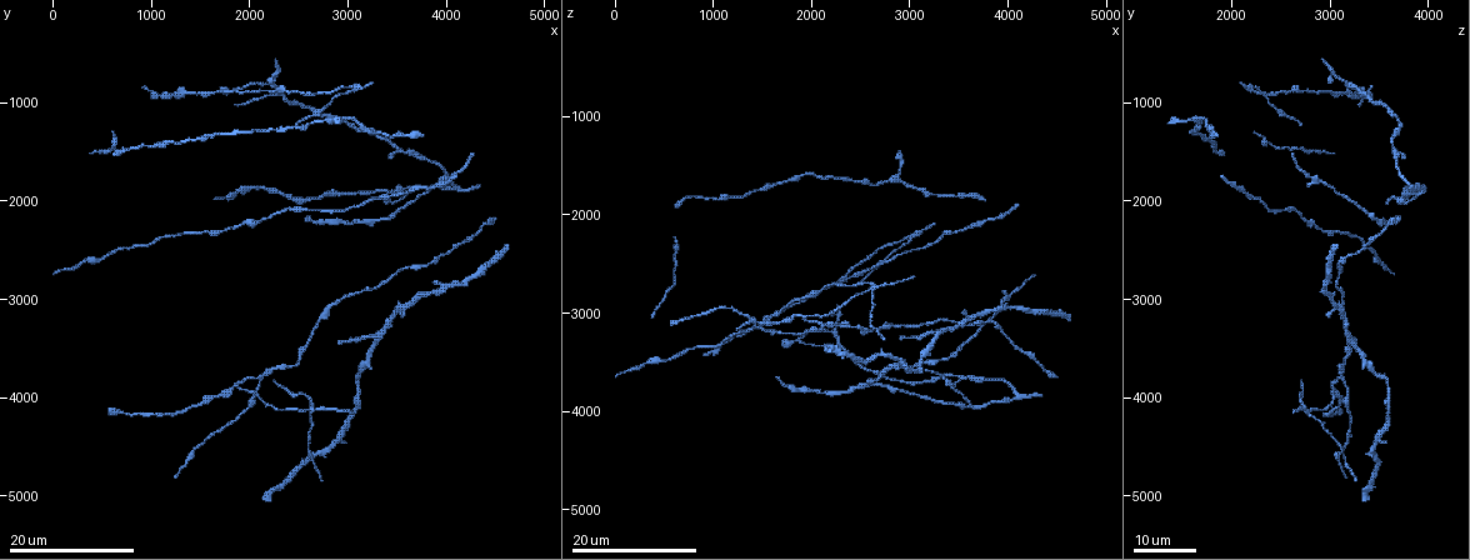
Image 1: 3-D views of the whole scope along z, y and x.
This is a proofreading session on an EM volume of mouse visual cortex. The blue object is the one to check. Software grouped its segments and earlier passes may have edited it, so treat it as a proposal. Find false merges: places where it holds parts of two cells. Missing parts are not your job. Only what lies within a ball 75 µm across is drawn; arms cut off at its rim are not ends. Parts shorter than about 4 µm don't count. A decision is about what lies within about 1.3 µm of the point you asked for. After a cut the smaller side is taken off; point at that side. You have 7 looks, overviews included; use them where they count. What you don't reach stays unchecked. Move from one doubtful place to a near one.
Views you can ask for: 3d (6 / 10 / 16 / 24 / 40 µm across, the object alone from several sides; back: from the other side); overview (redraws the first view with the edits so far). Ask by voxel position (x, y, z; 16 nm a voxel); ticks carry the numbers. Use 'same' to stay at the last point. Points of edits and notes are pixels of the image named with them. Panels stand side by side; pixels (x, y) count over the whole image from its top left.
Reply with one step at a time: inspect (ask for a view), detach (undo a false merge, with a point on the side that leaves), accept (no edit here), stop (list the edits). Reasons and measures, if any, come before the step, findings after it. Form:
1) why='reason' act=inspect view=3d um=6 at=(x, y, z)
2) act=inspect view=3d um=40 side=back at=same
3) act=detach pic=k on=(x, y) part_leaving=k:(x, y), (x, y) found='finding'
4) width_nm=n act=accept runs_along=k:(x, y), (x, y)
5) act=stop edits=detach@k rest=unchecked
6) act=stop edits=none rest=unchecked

act=inspect view=3d um=24 at=(2080, 3800, 3160)

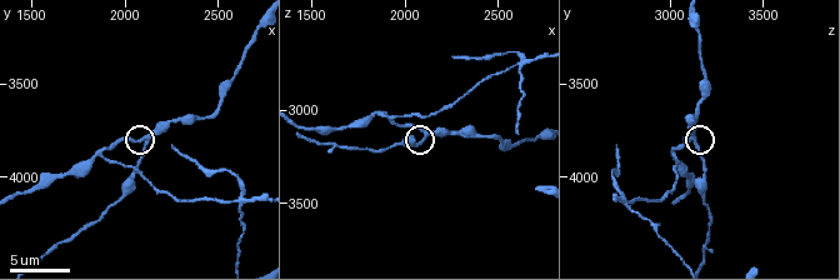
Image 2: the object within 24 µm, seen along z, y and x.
act=inspect view=3d um=6 at=(2120, 3800, 3120)

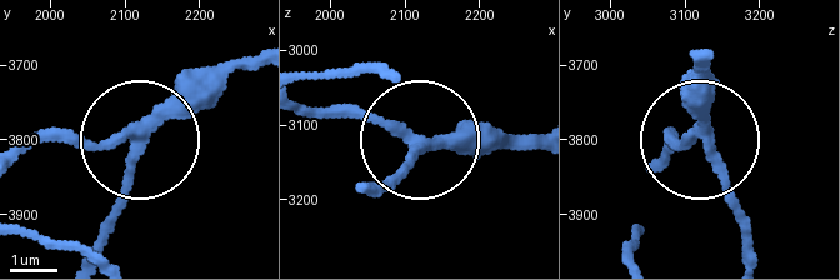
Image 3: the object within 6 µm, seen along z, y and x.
width_nm=230 act=accept runs_along=3:(259, 56), (211, 73), (151, 131), (108, 235) found='all the same cell'

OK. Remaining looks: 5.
why='three arms meet' act=inspect view=3d um=10 at=(1860, 3860, 3020)

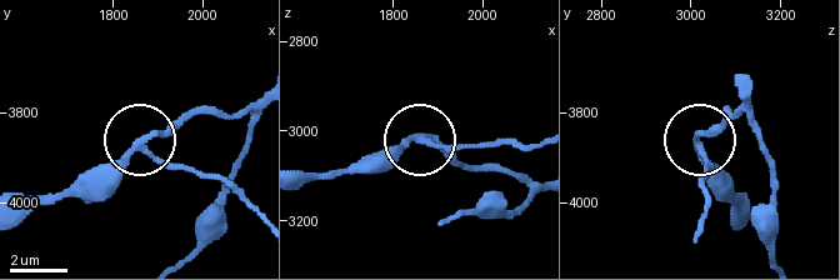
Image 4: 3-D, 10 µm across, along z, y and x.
act=inspect view=3d um=6 at=(1860, 3880, 3025)

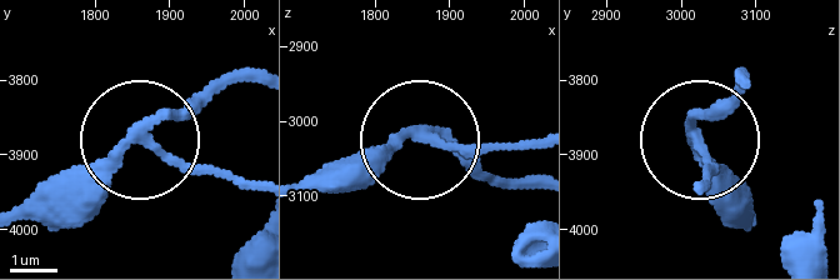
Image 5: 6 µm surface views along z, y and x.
arms=3 act=detach pic=5 on=(223, 176) part_leaving=5:(159, 148), (250, 180) found='two cells meet here'

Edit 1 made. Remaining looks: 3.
why='branch point' act=inspect view=3d um=24 at=(3640, 1880, 3960)

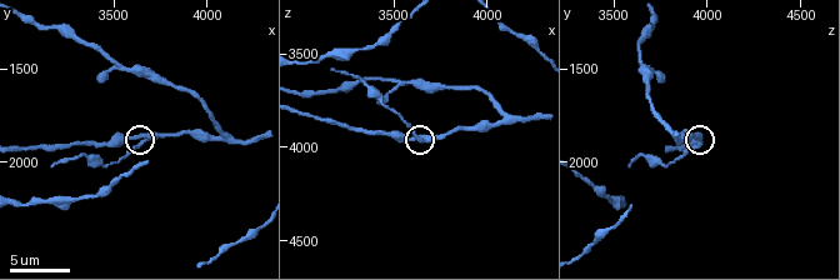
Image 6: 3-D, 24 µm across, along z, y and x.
act=inspect view=3d um=6 at=(3640, 1880, 3980)

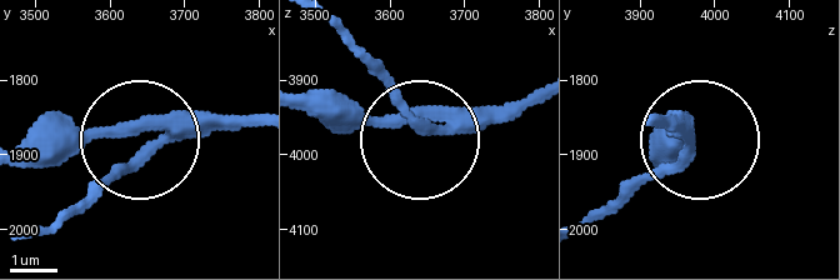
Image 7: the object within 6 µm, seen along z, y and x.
side_arm_um=12 act=accept runs_along=7:(259, 120), (164, 124), (71, 211) found='all the same cell'

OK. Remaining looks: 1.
act=stop edits=detach@5 rest=unchecked

